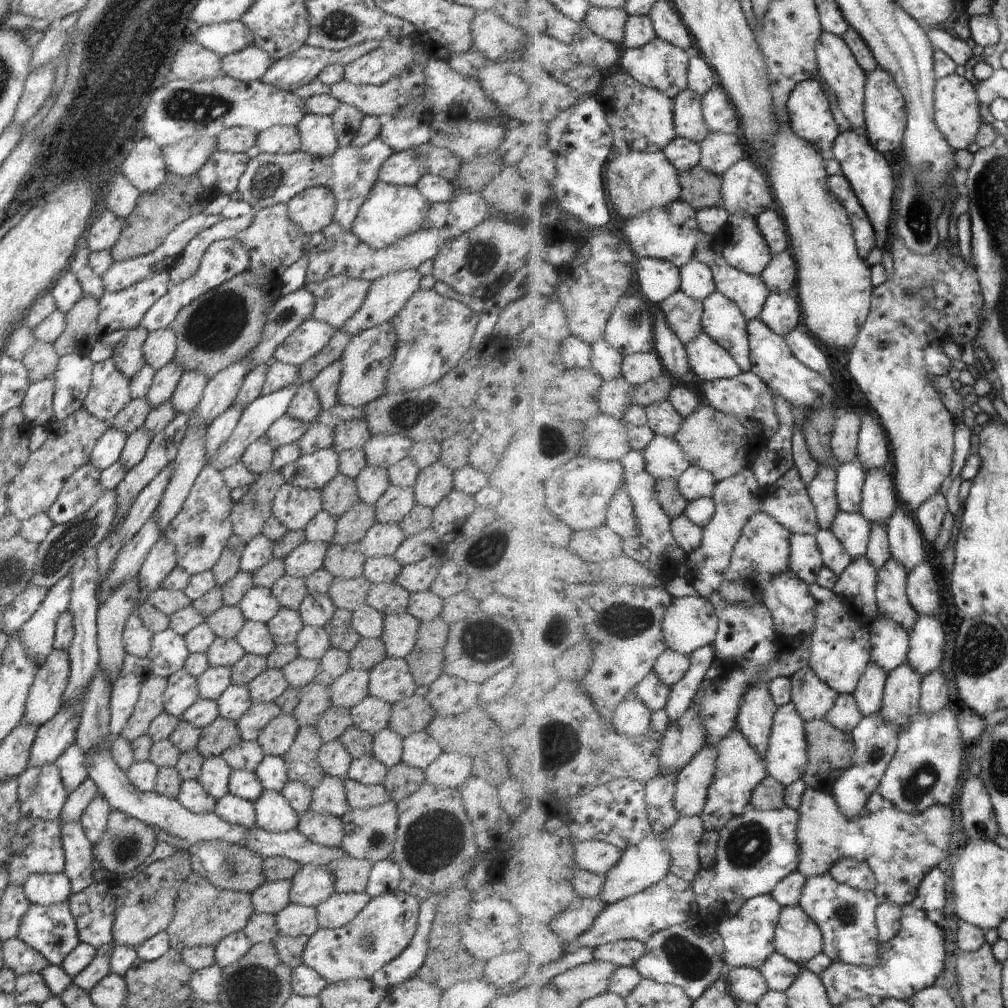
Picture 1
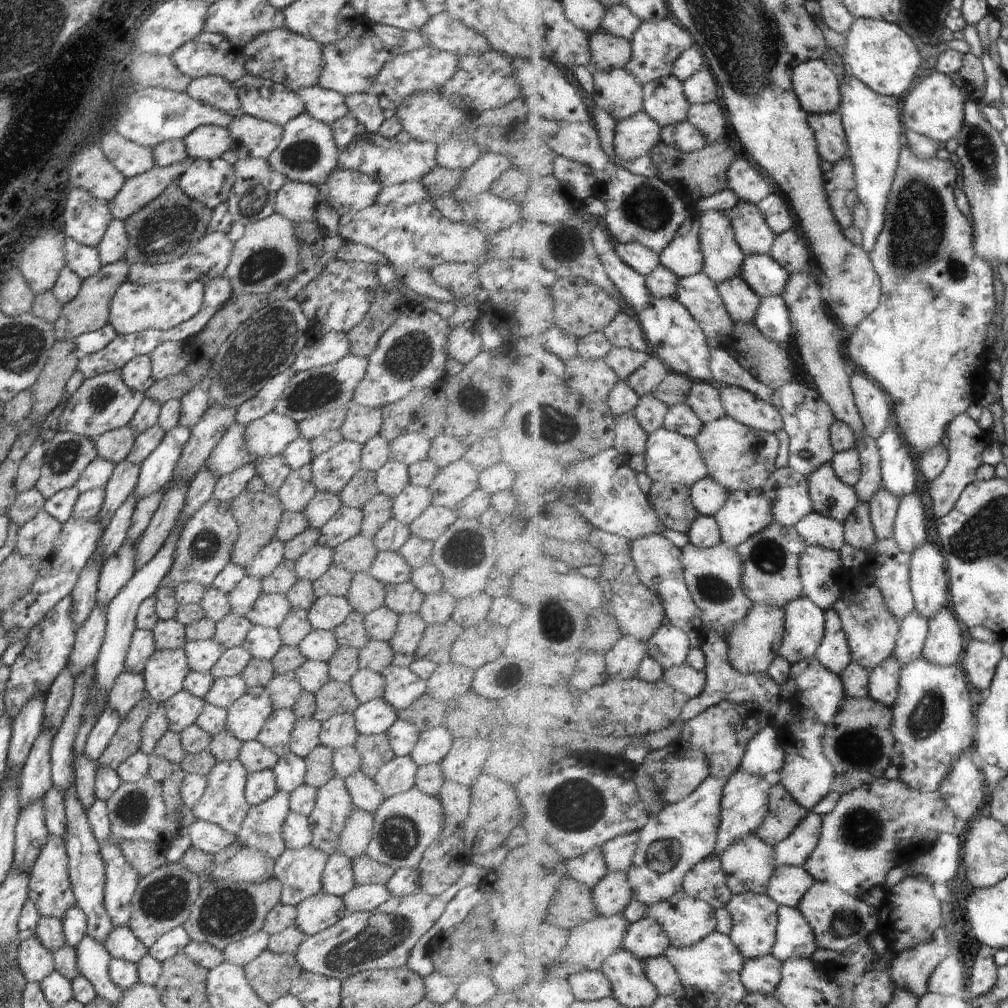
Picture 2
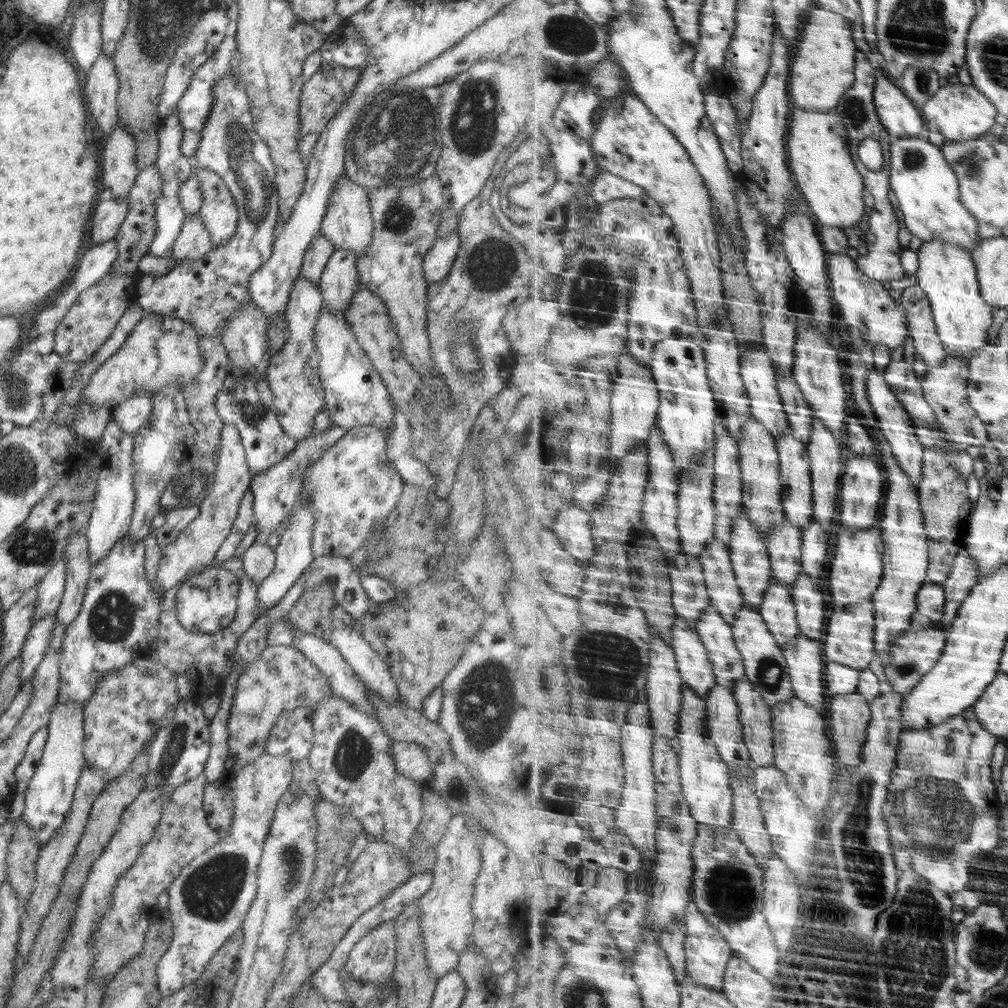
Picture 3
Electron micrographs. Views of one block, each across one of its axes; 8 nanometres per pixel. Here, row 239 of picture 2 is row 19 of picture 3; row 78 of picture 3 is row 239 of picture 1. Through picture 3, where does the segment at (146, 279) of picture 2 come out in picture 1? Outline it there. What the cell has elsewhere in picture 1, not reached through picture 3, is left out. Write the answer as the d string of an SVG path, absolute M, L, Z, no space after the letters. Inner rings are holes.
M200 213L190 216L188 220L184 220L182 224L178 224L178 226L166 236L164 243L151 254L138 256L121 262L114 261L112 267L108 268L108 271L101 277L105 291L114 293L121 292L146 278L153 277L156 273L168 273L172 270L172 266L176 264L178 256L182 256L182 252L184 252L184 248L188 246L188 242L196 238L200 232L212 228L212 226L214 226L216 222L220 222L220 220L224 220L220 215L206 215Z

